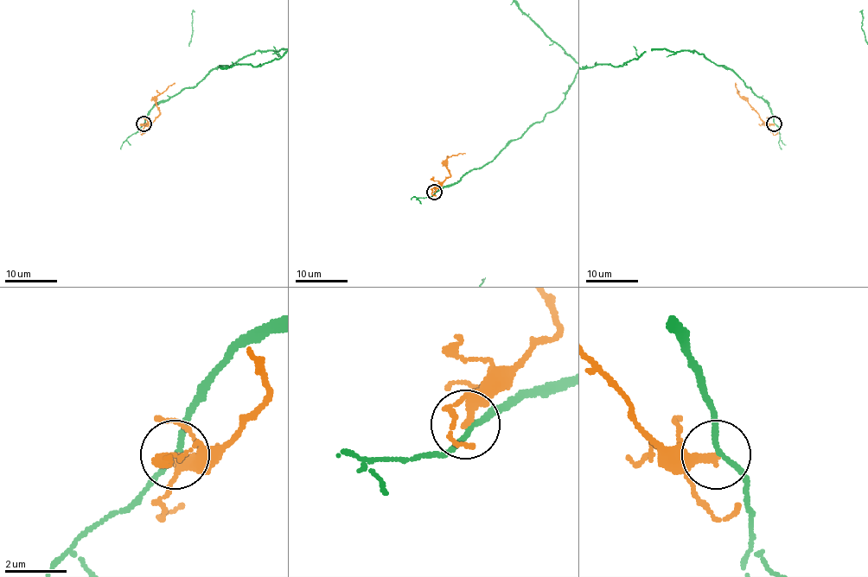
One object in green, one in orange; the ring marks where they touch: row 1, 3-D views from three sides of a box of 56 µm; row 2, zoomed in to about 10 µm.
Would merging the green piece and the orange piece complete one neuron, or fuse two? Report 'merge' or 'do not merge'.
do not merge

